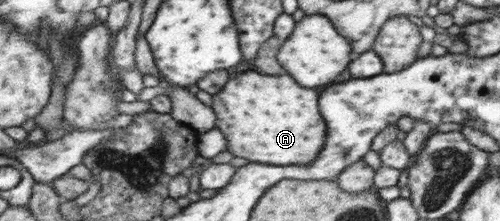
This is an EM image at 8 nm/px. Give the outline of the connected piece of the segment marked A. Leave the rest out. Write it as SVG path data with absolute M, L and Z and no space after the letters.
M244 73L228 83L222 93L214 97L212 107L218 113L216 128L220 128L228 137L228 151L235 156L246 157L264 165L306 165L316 159L322 149L322 137L326 139L326 124L318 113L316 105L318 93L314 89L304 89L292 81L288 75L260 75L260 73Z

